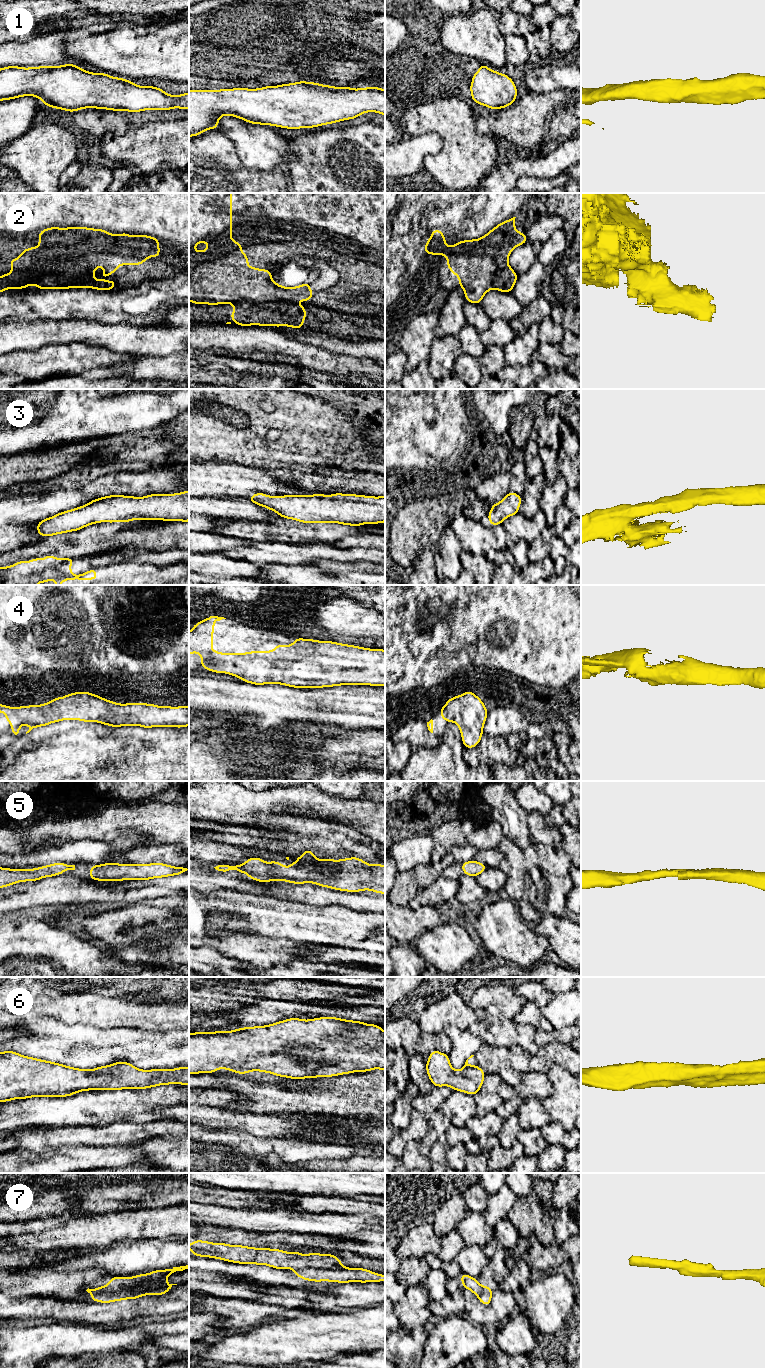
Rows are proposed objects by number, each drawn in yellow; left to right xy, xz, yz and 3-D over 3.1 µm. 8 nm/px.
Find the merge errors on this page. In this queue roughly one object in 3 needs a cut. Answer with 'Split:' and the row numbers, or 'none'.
Split: 2, 7

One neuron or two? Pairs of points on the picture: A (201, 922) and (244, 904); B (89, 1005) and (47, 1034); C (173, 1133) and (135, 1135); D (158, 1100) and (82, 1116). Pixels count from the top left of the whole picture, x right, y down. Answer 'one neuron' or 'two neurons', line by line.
A: one neuron
B: two neurons
C: one neuron
D: one neuron

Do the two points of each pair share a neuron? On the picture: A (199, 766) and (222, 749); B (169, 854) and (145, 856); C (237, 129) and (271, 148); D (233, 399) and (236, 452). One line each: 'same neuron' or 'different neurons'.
A: different neurons
B: same neuron
C: same neuron
D: same neuron

